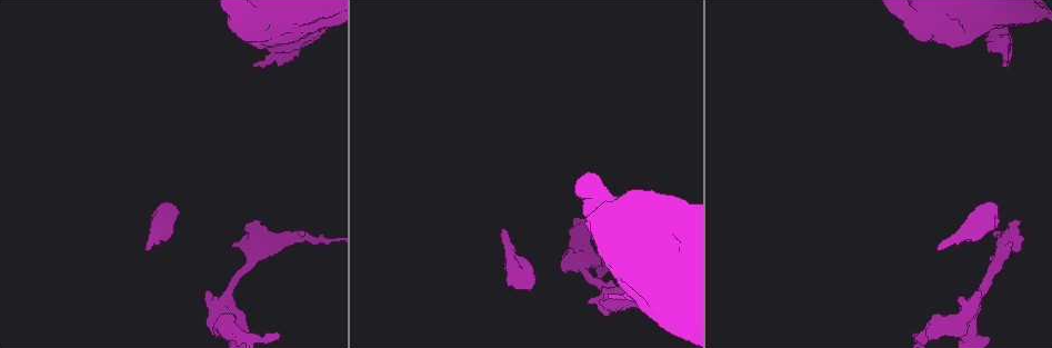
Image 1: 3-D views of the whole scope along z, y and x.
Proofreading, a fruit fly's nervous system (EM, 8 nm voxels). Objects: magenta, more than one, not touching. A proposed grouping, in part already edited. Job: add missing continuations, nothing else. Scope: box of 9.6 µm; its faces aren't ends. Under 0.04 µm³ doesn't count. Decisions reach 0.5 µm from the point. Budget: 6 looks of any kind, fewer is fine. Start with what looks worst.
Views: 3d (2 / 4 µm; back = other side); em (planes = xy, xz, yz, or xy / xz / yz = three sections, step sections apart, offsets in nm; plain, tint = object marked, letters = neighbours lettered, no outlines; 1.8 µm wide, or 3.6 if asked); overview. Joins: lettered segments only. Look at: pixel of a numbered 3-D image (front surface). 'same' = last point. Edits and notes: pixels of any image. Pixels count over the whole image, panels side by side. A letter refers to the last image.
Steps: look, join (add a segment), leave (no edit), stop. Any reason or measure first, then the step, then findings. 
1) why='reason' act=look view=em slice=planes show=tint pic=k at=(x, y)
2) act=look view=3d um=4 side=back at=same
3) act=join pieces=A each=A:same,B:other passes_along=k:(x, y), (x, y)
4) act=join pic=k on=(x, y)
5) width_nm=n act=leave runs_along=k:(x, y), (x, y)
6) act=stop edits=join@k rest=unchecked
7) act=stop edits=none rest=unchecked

why='branch stops here' act=look view=em slice=planes show=letters pic=1 at=(232, 243)

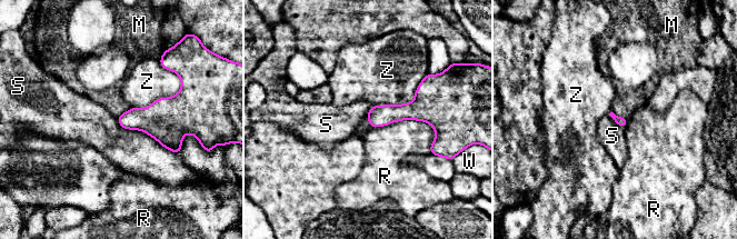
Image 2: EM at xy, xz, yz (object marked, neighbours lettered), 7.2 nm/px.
longest_contact=S:500nm act=leave each=M:other,R:other,S:other,W:other,Z:other found='none of them fits'

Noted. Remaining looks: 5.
why='free end' act=look view=3d um=2 pic=1 at=(303, 236)

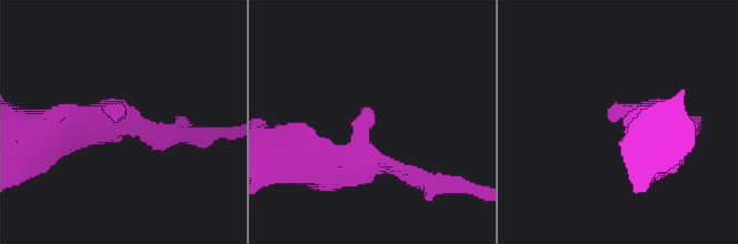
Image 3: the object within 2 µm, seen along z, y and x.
why='now the EM' act=look view=em um=3.6 slice=xy step=4 show=letters pic=3 at=(368, 114)

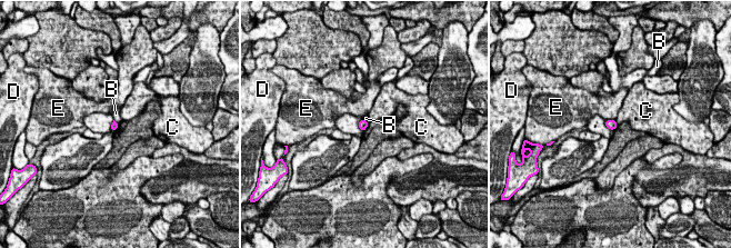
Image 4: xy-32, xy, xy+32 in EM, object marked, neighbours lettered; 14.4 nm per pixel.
act=leave each=B:other,C:other,D:other,E:other border=4:(113, 119), (118, 125) found='no lettered segment goes on from it'

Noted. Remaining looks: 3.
why='free end' act=look view=3d um=4 pic=1 at=(914, 334)

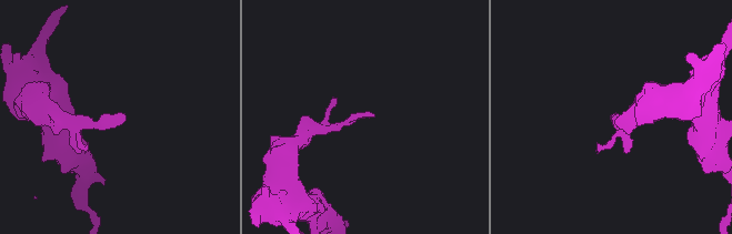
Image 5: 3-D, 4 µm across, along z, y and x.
why='shape alone is not enough' act=look view=em slice=planes show=letters pic=5 at=(613, 117)

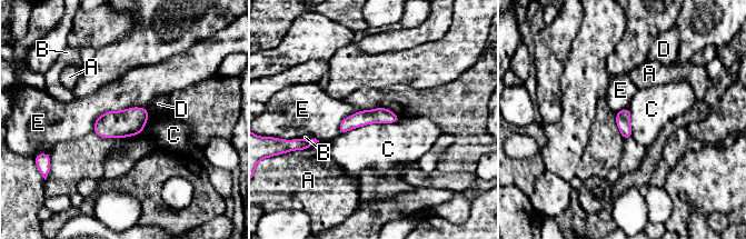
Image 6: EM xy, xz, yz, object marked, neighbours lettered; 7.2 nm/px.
act=leave each=A:other,B:other,C:other,D:other,E:other runs_along=6:(395, 118), (360, 118), (341, 129) found='no lettered segment goes on from it'

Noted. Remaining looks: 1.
act=stop edits=none rest=unchecked

